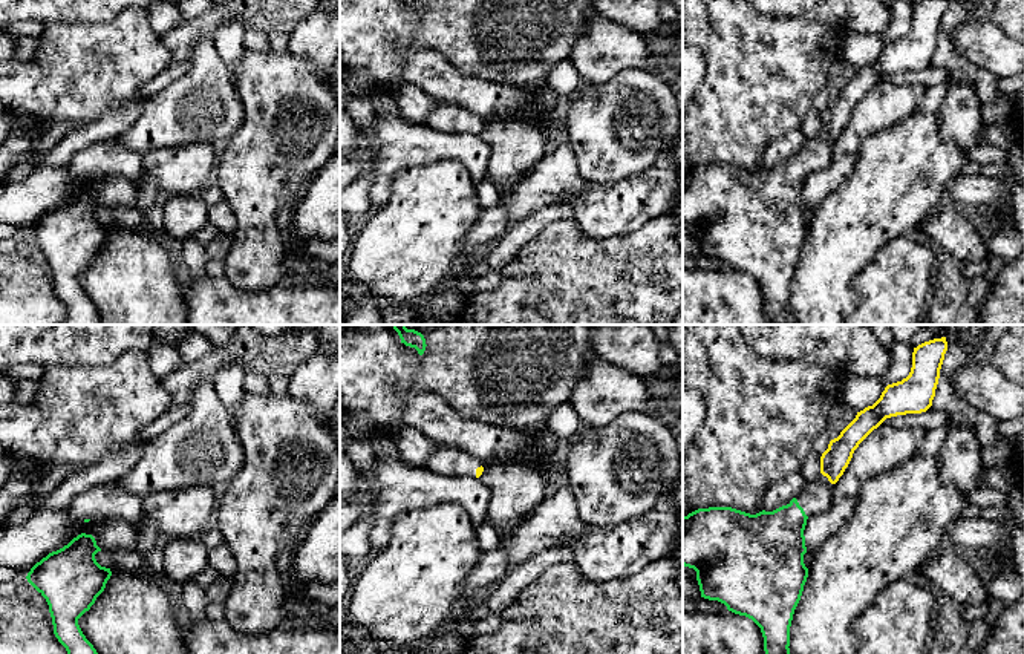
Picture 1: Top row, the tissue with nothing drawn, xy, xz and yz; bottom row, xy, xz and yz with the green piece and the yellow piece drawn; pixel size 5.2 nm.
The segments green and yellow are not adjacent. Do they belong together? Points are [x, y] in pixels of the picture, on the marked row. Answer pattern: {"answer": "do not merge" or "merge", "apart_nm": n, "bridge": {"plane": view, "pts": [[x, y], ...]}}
{"answer": "merge", "apart_nm": 190, "bridge": {"plane": "yz", "pts": [[795, 498], [821, 472]]}}

